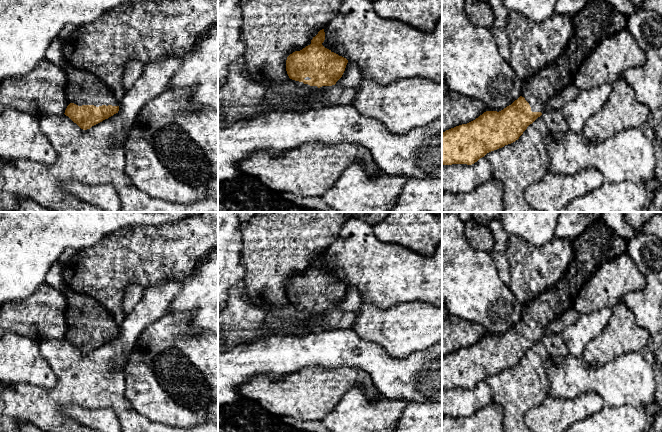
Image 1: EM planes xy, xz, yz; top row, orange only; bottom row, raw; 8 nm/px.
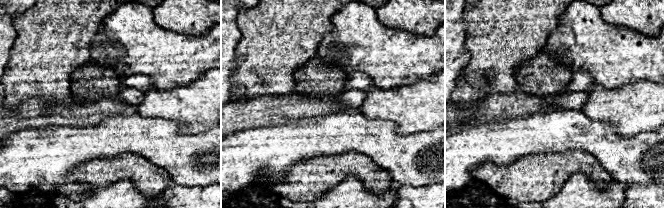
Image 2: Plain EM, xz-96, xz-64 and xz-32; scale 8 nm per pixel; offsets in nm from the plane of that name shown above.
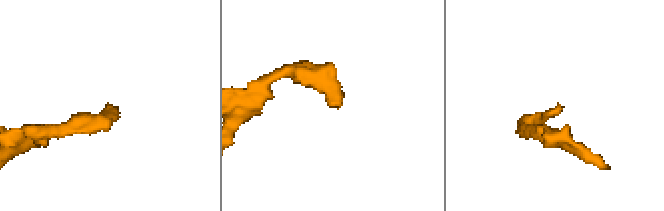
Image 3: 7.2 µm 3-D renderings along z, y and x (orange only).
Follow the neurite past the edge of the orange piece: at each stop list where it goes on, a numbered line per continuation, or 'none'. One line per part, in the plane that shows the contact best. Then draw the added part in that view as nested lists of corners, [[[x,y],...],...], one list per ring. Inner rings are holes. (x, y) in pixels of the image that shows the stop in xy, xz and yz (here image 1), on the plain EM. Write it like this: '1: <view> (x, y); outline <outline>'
1: xy (83, 312); outline [[[68,288],[64,294],[67,299],[66,321],[68,329],[74,327],[78,330],[119,330],[111,311],[90,296]]]

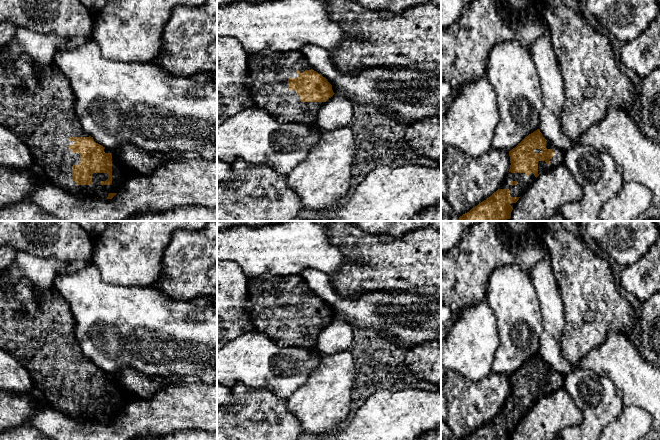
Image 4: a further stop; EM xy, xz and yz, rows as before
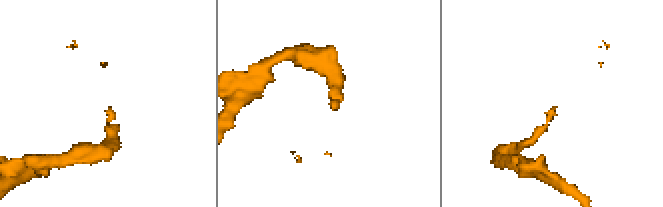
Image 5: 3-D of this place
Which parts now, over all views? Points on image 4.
1: xy (38, 330); outline [[[28,280],[16,285],[0,285],[0,348],[10,353],[29,373],[37,395],[52,408],[66,414],[78,421],[98,421],[107,423],[109,417],[117,417],[129,403],[129,393],[125,391],[118,381],[115,372],[105,372],[105,377],[112,378],[112,408],[101,409],[101,405],[108,403],[107,397],[93,397],[91,409],[77,409],[72,404],[72,390],[80,387],[80,378],[73,377],[68,372],[75,368],[70,361],[89,361],[75,337],[75,319],[67,301],[54,287],[47,293],[36,291]]]

